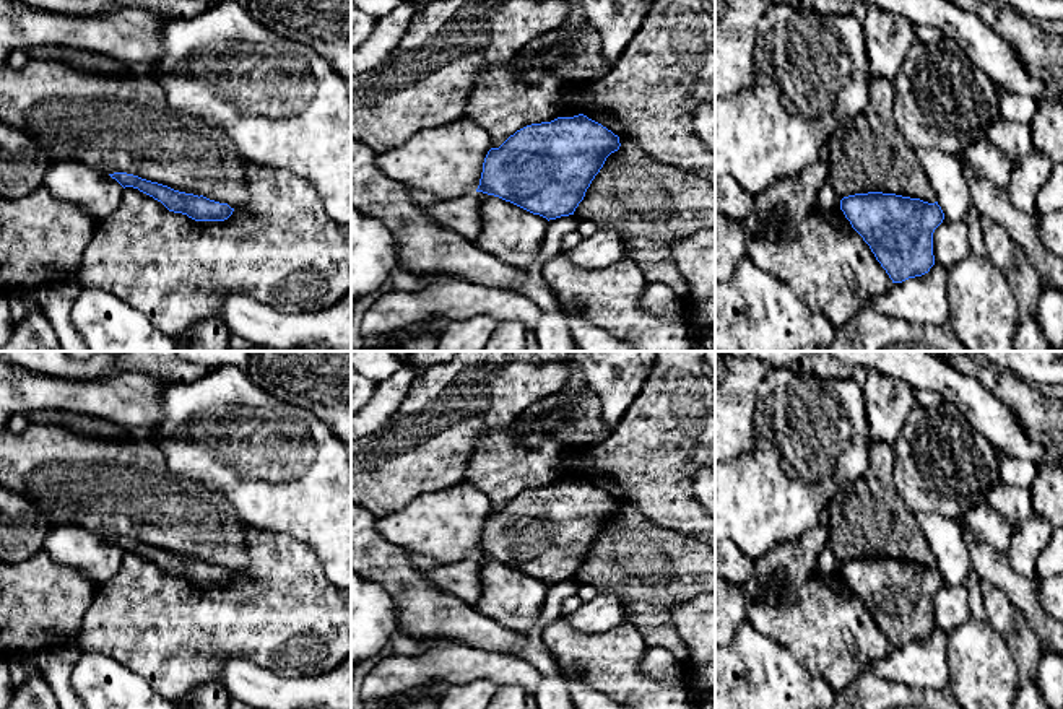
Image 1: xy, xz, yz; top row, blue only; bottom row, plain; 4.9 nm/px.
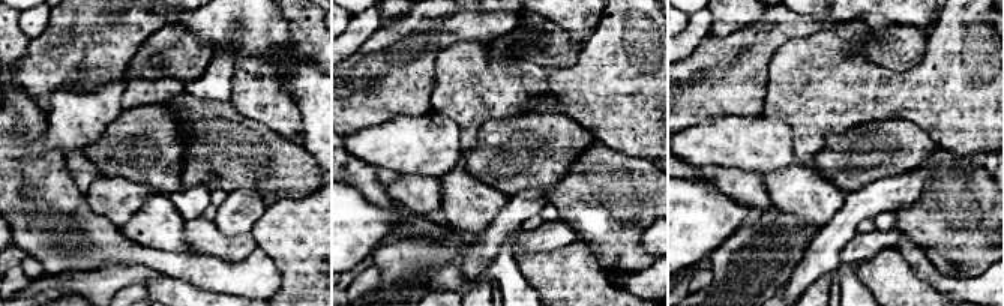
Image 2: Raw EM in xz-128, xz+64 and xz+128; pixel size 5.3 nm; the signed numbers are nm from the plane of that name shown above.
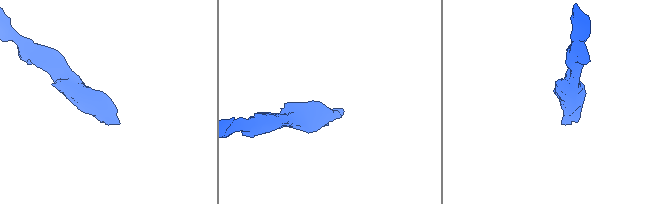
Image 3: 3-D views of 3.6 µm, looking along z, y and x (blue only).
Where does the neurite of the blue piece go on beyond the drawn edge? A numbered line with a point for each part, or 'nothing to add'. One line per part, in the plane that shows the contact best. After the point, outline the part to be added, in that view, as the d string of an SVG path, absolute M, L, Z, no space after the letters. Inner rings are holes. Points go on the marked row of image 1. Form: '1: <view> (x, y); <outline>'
nothing to add

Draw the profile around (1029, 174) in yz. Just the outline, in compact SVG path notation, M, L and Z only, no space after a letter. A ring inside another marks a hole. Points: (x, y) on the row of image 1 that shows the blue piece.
M1035 150L1013 166L1006 187L1009 202L1027 215L1037 213L1037 194L1050 177L1053 166L1047 154Z

